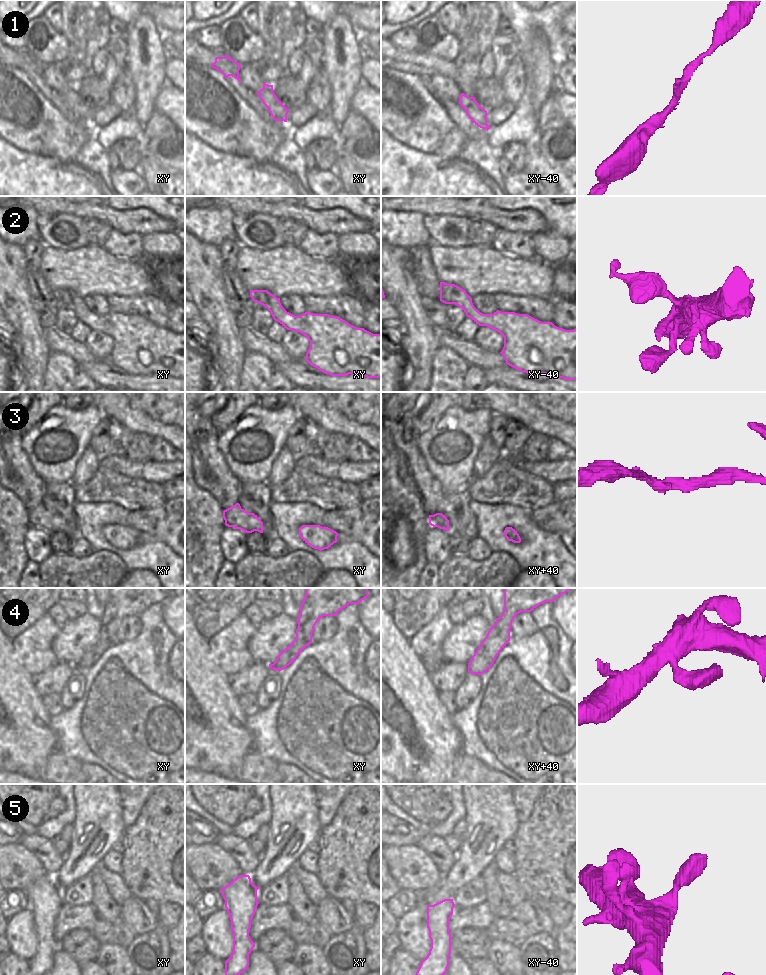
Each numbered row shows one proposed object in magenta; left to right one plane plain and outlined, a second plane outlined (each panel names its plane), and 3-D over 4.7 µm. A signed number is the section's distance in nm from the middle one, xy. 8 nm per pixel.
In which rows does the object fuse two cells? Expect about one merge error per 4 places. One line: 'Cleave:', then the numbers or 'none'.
Cleave: 3.

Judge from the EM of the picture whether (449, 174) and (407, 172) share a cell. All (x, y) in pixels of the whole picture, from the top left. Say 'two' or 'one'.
one

